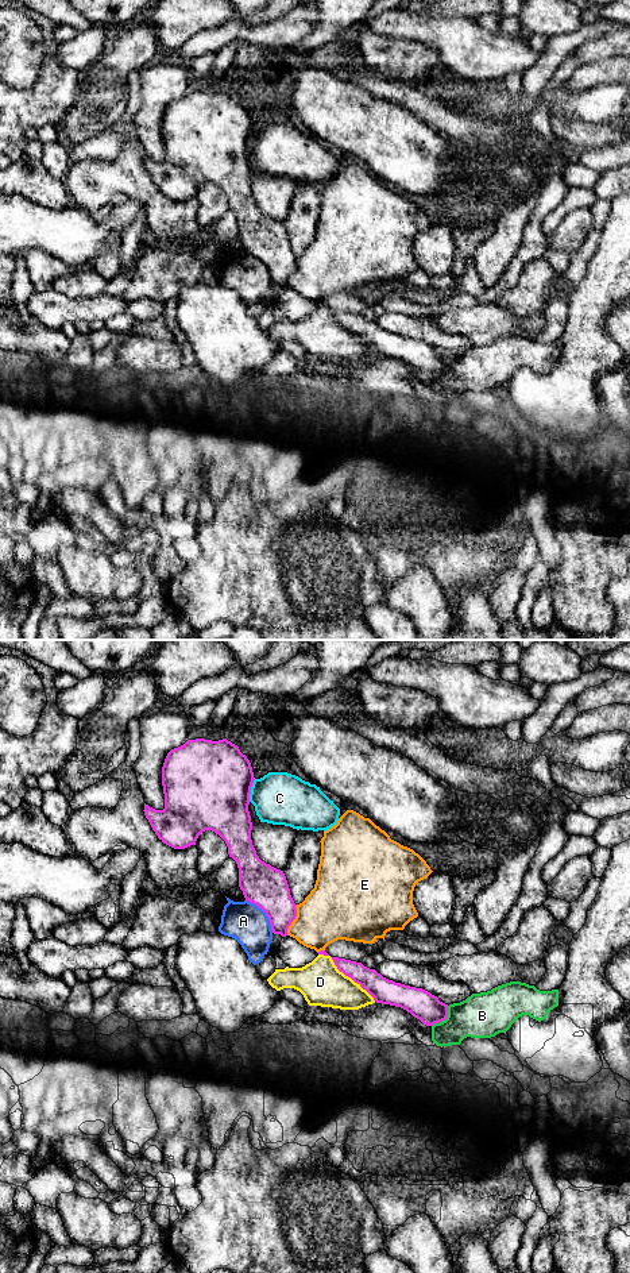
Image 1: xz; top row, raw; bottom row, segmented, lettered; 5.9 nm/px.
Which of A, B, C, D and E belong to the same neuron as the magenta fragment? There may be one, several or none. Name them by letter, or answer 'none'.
none

